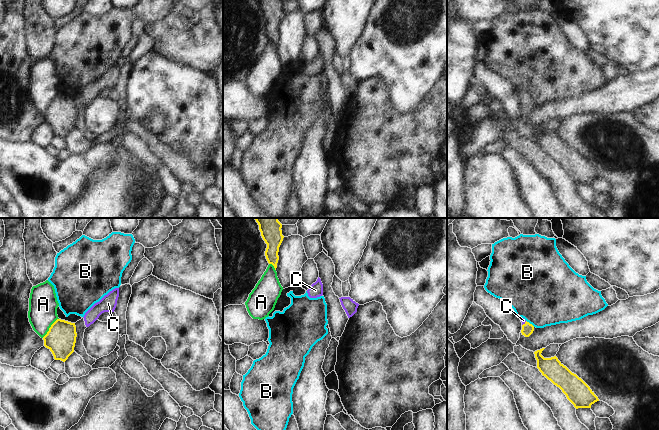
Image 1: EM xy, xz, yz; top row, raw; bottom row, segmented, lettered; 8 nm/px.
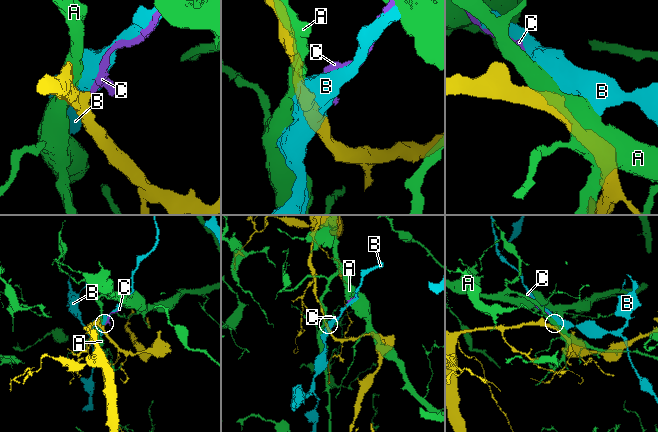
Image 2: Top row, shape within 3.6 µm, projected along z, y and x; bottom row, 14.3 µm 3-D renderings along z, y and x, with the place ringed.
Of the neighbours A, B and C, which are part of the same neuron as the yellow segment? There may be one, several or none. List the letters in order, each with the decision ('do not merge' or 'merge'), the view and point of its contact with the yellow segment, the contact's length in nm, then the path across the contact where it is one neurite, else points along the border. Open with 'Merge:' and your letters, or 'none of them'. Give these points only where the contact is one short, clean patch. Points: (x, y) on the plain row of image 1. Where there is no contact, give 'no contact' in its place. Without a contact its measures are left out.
Merge: C
A: do not merge; contact xy (49, 104); length 200 nm
B: do not merge; contact yz (529, 99); length 90 nm; border yz (526, 96), (534, 102)
C: merge; contact yz (525, 99); length 50 nm; way yz (527, 105), (525, 99), (523, 96)

